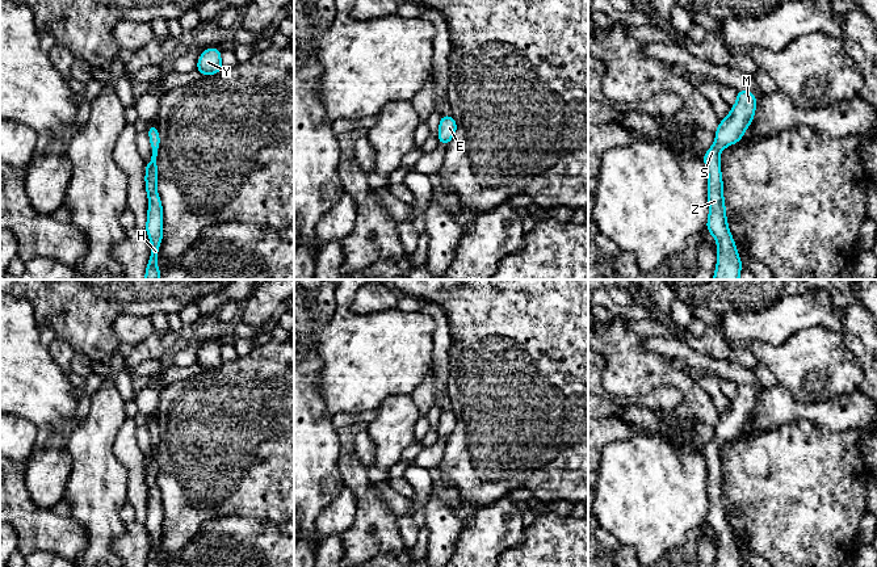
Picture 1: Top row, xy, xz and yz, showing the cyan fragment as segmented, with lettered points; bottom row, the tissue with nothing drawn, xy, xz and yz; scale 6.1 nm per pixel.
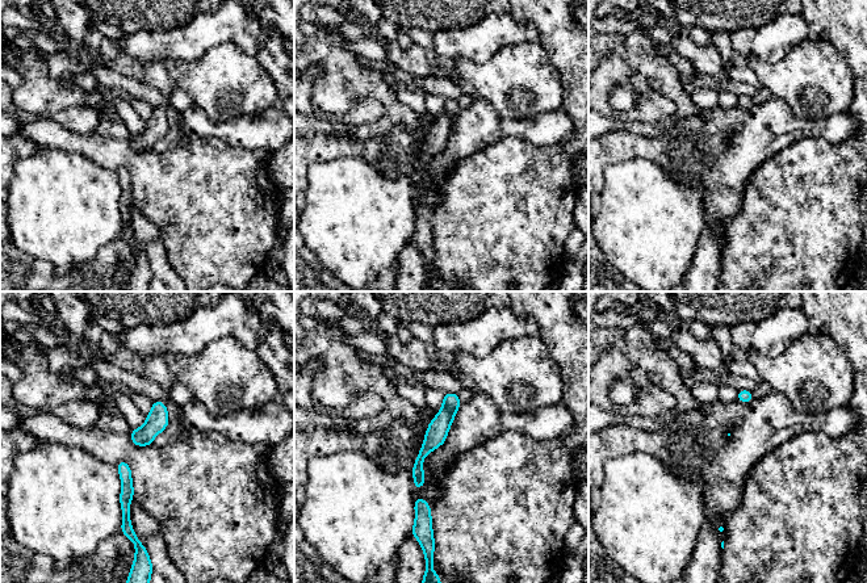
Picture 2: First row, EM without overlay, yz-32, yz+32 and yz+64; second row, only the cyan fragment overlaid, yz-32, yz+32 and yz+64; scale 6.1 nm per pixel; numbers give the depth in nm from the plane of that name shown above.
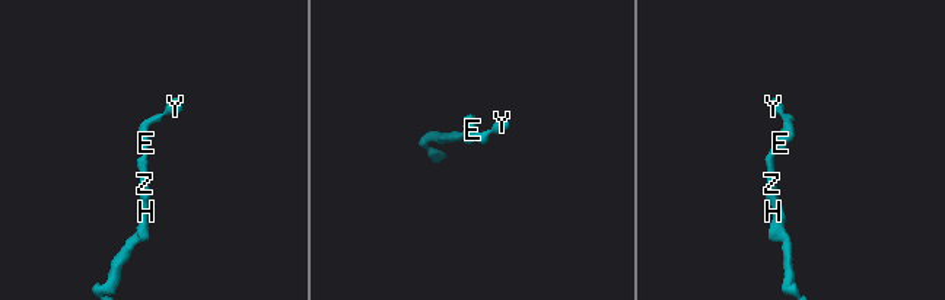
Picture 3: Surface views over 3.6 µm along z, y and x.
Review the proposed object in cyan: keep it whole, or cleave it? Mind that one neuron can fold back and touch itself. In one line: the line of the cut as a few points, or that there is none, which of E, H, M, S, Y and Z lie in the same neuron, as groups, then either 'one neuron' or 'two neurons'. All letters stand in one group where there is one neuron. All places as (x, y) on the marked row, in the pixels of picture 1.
no cut | E H M S Y Z | one neuron

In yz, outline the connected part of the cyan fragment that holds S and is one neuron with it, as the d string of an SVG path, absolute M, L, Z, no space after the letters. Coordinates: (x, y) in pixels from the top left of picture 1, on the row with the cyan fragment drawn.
M742 89L738 91L737 100L730 114L719 122L716 130L716 142L702 159L708 171L709 202L709 218L705 228L714 236L718 247L713 280L739 280L742 269L742 261L726 219L719 154L729 144L742 140L743 133L754 119L756 97L754 92Z

